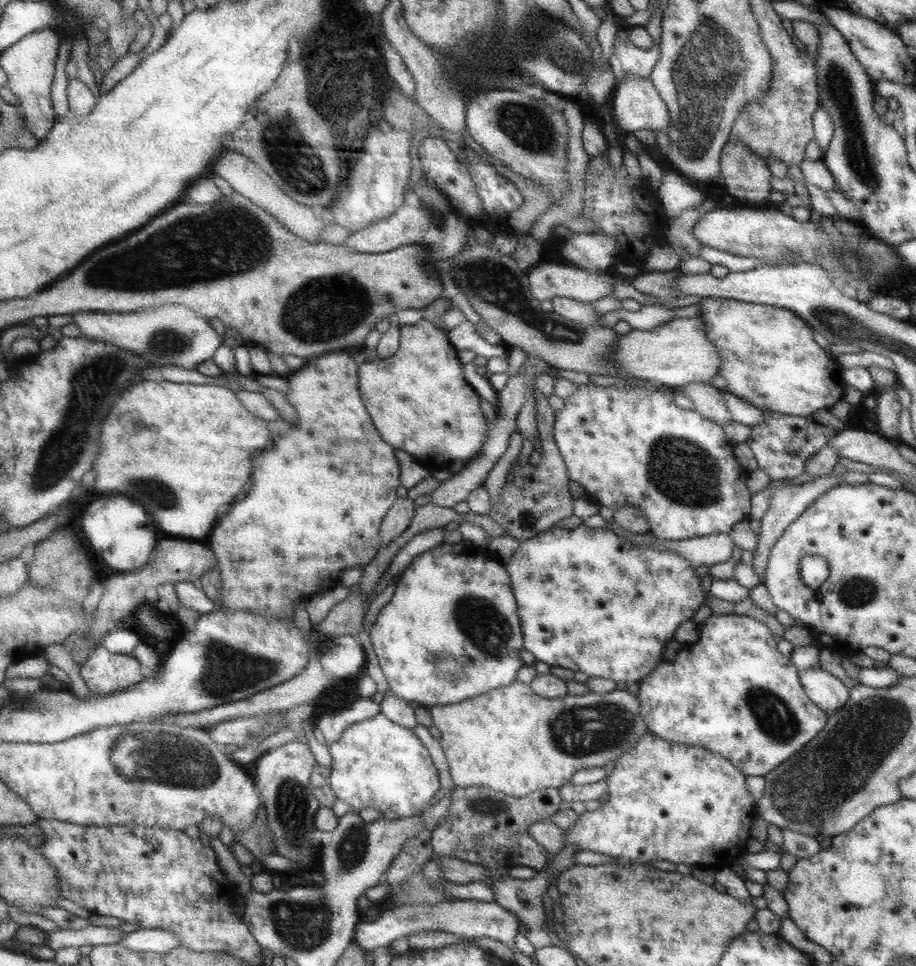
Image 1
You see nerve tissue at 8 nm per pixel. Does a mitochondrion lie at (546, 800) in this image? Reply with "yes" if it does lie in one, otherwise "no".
no

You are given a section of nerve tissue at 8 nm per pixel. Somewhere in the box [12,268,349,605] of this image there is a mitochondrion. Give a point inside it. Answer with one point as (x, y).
(92, 384)

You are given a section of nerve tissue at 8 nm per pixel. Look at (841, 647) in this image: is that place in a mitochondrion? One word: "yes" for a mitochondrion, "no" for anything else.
no

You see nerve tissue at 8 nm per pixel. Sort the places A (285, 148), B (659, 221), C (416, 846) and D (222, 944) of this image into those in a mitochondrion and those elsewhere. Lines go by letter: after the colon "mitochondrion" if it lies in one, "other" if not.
A: mitochondrion
B: other
C: other
D: other

